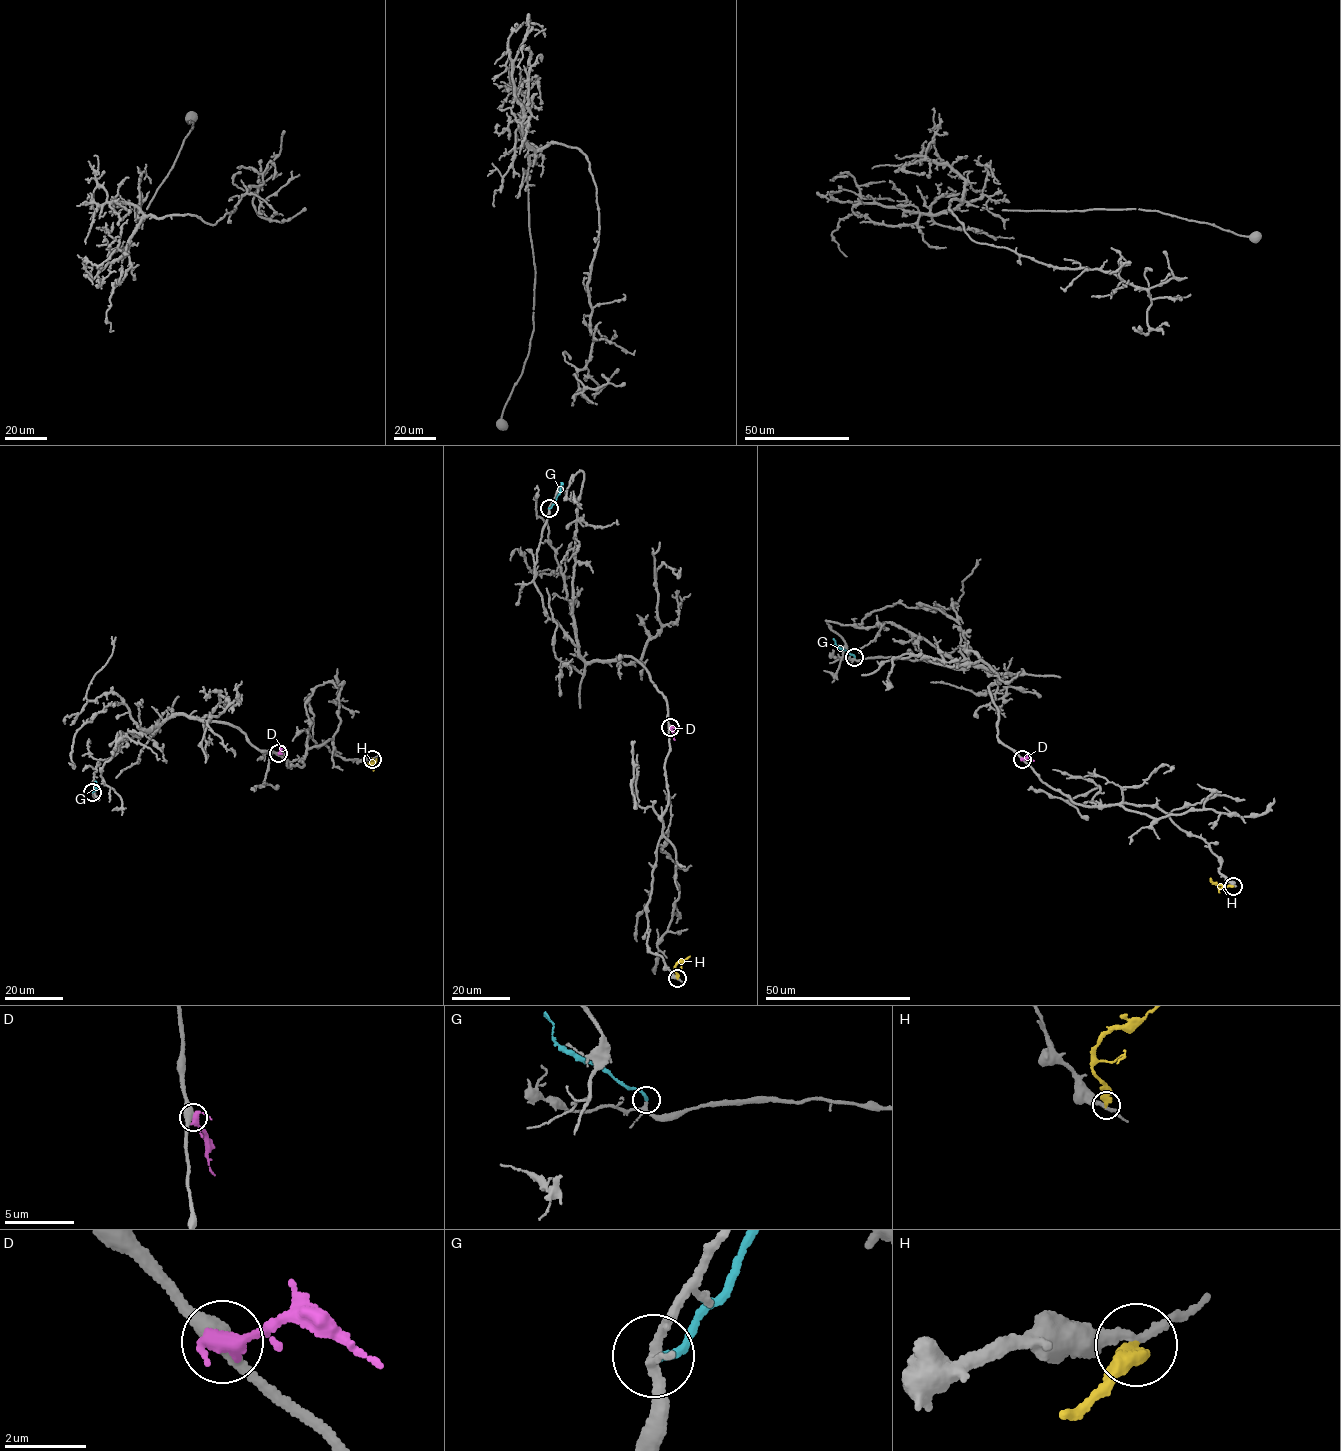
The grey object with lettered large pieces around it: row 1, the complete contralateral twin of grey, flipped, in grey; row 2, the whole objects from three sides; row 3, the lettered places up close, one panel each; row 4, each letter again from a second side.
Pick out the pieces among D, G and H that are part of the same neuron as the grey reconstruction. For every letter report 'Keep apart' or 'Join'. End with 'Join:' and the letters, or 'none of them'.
D: Keep apart
G: Join
H: Keep apart
Join: G

